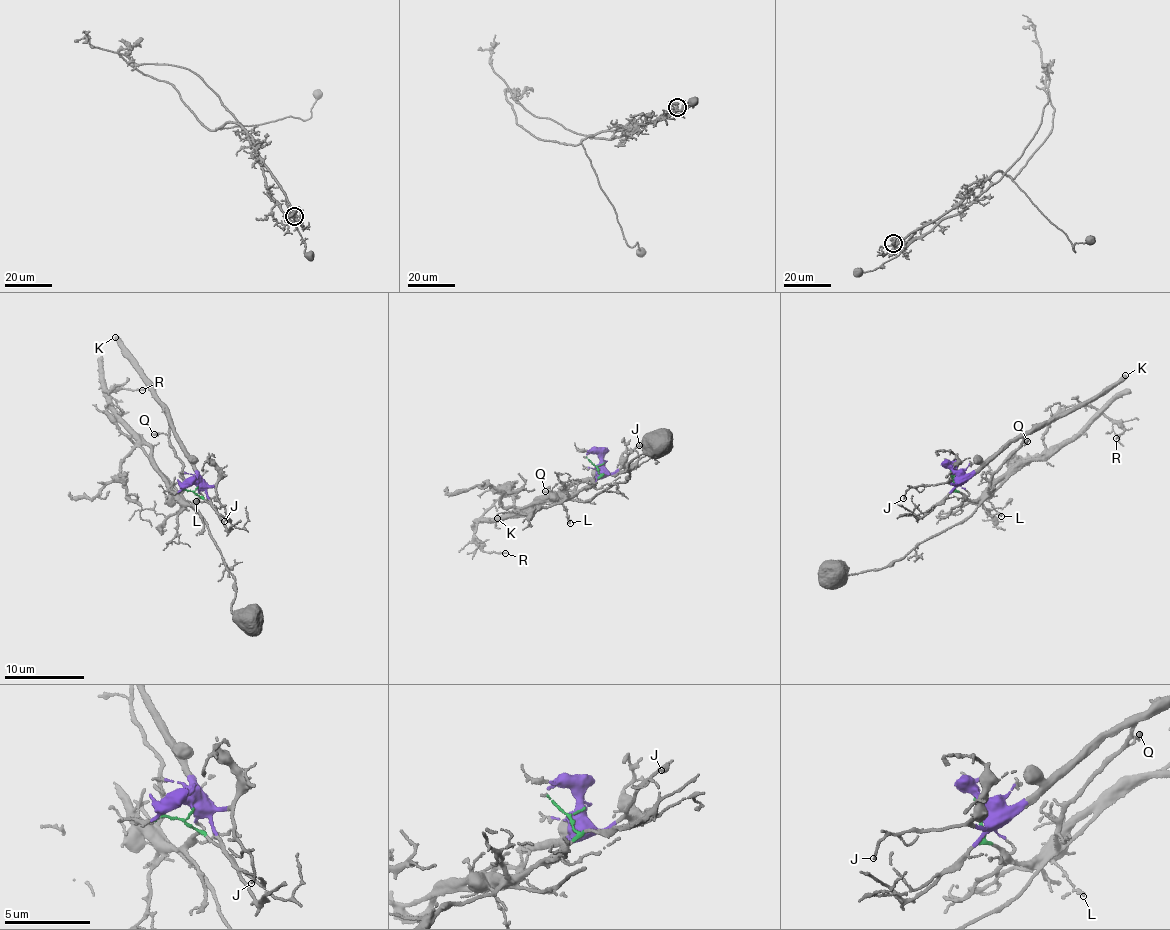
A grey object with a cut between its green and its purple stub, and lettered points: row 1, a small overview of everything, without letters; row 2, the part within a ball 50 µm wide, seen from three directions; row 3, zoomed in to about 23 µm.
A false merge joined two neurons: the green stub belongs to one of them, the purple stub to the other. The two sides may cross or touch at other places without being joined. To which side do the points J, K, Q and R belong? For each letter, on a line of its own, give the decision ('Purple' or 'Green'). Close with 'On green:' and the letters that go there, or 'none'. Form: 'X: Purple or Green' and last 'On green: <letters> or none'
J: Purple
K: Purple
Q: Purple
R: Green
On green: R

